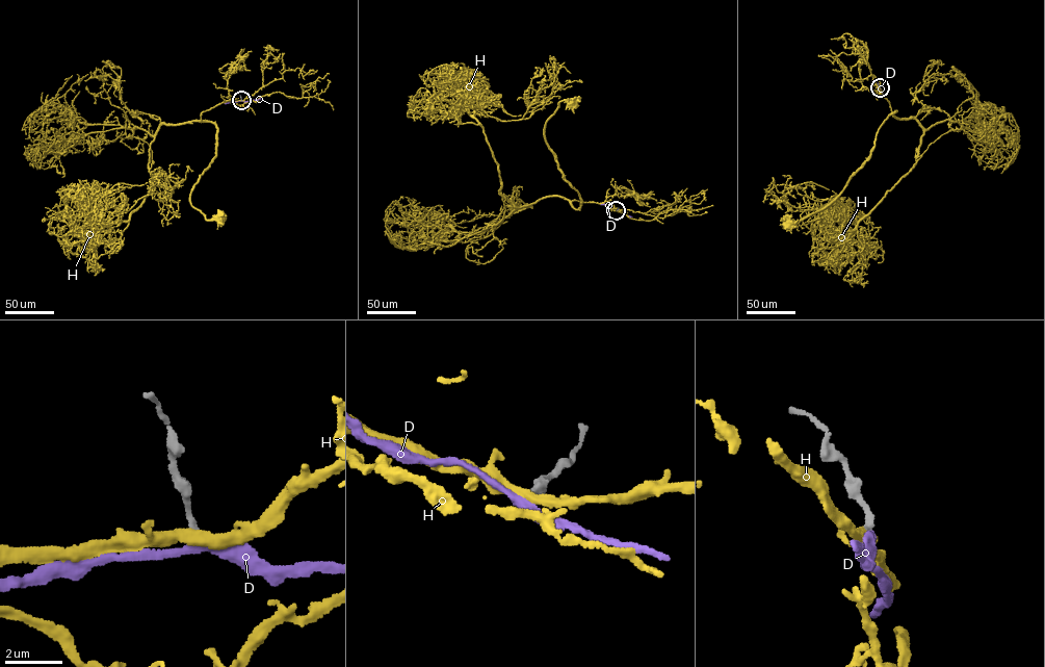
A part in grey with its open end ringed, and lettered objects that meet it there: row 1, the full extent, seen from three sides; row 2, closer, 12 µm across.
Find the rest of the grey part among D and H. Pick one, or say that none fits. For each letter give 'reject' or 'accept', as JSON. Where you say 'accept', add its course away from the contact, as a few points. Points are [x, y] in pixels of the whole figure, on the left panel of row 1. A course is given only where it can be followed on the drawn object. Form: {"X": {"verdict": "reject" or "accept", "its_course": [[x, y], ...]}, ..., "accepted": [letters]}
{"D": {"verdict": "accept", "its_course": [[241, 100], [260, 98]]}, "H": {"verdict": "reject"}, "accepted": ["D"]}

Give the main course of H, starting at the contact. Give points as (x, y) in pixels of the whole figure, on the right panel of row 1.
H: (880, 87), (891, 110), (896, 111), (880, 127), (869, 156), (833, 201), (794, 225), (788, 223)

